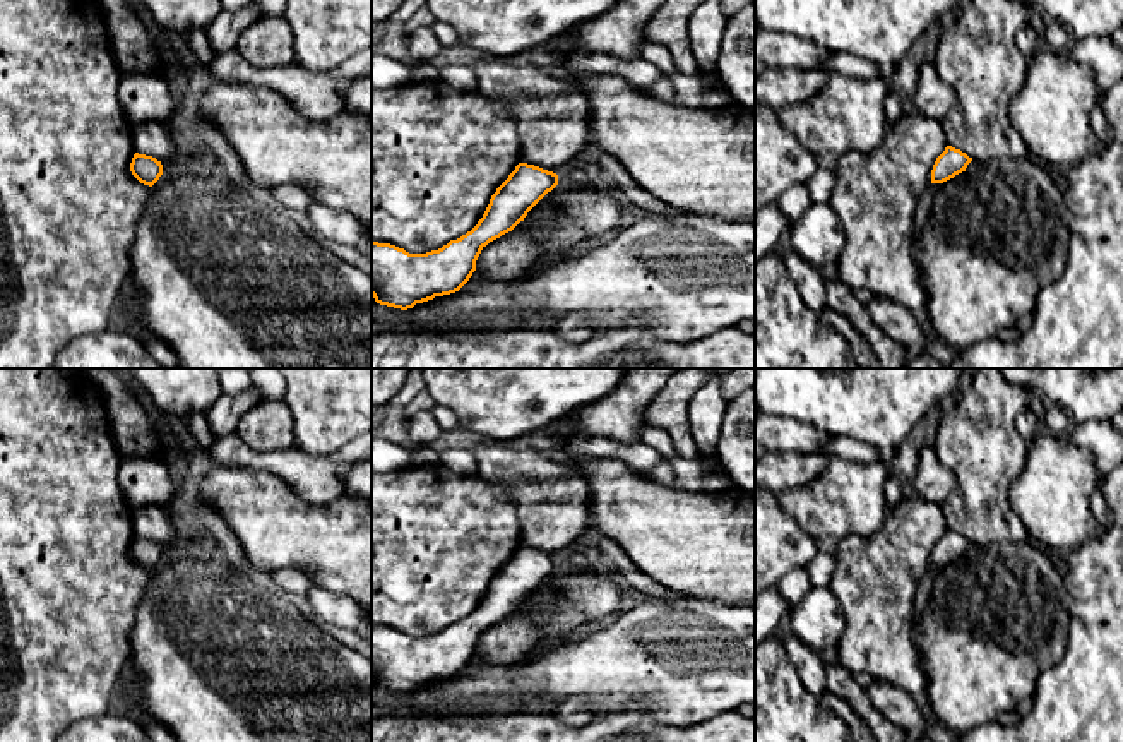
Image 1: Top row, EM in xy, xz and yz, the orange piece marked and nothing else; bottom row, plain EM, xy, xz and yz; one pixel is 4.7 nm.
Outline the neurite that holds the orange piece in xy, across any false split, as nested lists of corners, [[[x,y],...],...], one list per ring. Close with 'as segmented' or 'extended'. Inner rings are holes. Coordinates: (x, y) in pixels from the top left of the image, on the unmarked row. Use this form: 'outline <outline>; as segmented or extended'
outline [[[135,536],[130,555],[140,567],[152,571],[163,559],[163,548],[152,540]]]; as segmented

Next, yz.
outline [[[947,530],[945,535],[936,542],[931,554],[931,567],[943,567],[955,559],[966,555],[967,548],[972,545],[966,536]]]; as segmented

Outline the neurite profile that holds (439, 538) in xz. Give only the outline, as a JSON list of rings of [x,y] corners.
[[[442,464],[371,471],[371,625],[390,627],[409,637],[442,632],[478,608],[491,579],[519,547],[517,507],[503,487],[476,475],[457,475]]]

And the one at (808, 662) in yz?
[[[782,636],[782,641],[805,687],[817,696],[827,694],[825,665],[820,653],[801,643],[796,636]]]

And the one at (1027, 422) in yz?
[[[1027,410],[1017,416],[1015,425],[1020,435],[1031,442],[1037,435],[1039,418]]]

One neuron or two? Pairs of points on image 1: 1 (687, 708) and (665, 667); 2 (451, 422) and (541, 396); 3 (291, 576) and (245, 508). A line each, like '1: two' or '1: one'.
1: one
2: two
3: two

